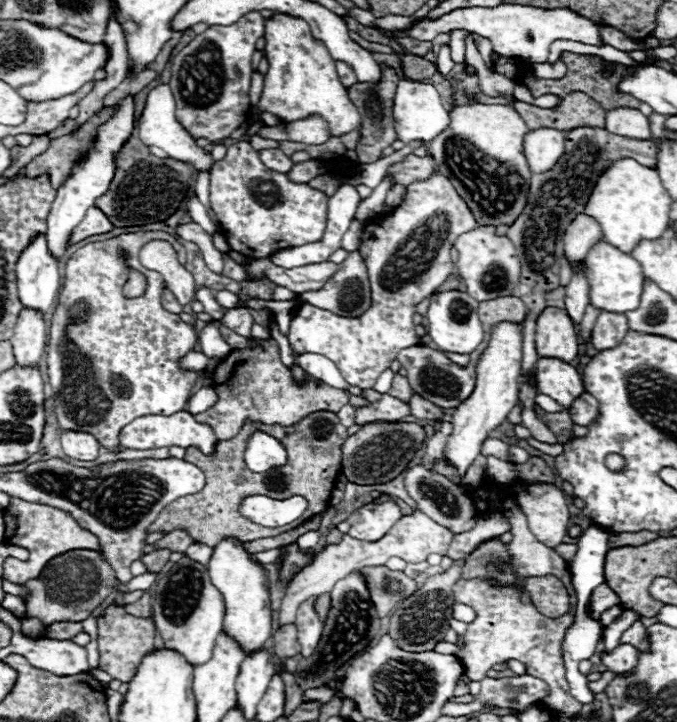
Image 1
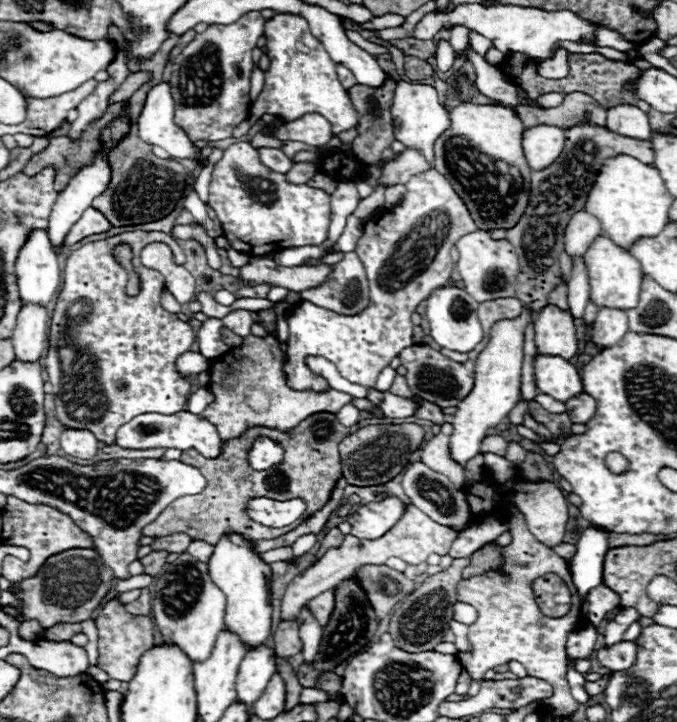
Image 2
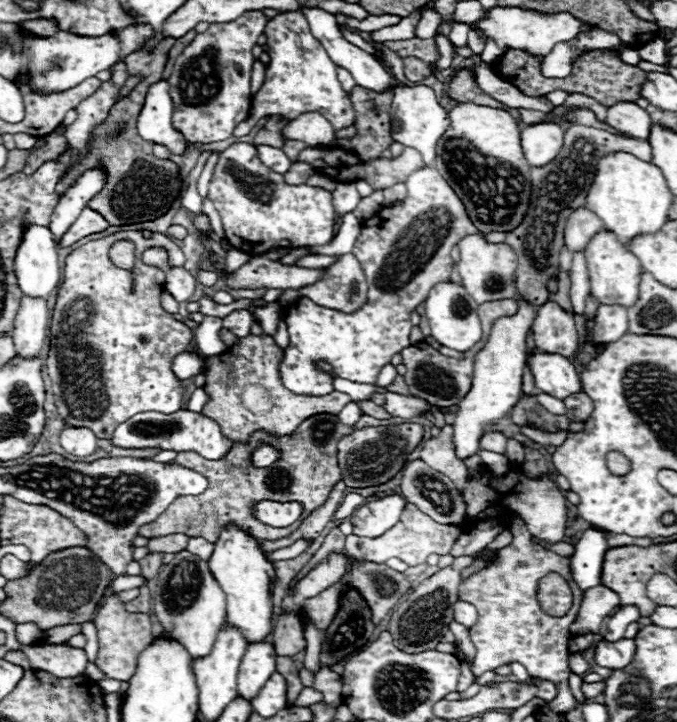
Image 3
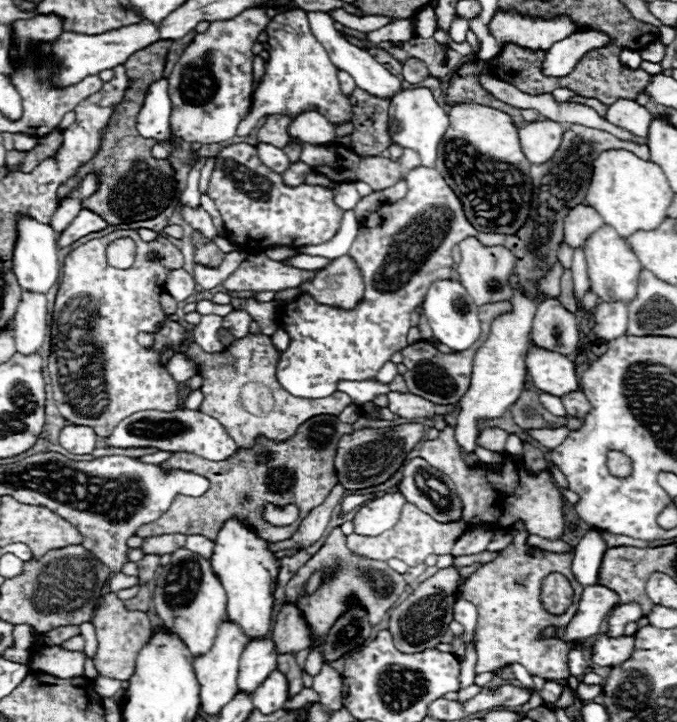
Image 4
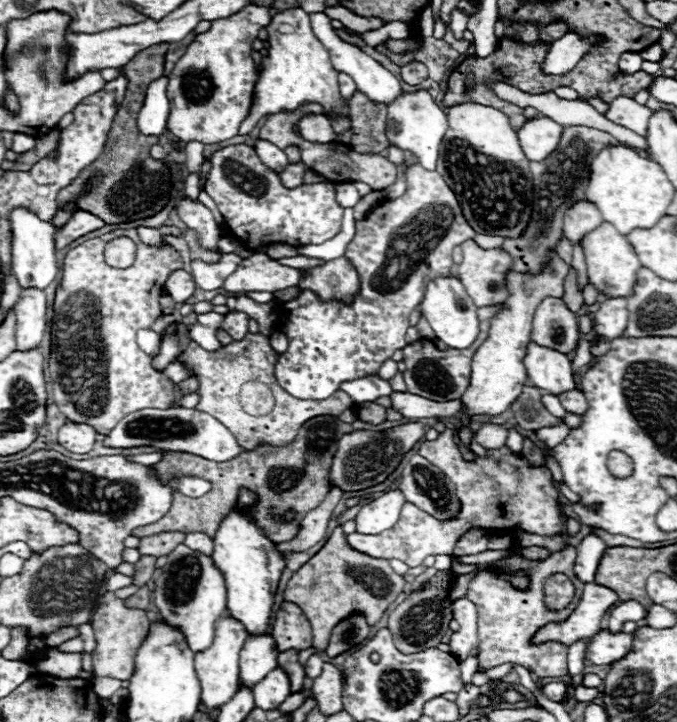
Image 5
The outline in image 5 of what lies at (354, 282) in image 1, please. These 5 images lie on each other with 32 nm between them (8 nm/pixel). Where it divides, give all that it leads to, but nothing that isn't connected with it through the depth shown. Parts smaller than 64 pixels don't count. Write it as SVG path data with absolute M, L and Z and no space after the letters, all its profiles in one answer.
M344 256L328 260L322 266L302 270L302 274L304 276L300 278L298 288L314 290L314 294L318 294L322 300L342 300L348 304L360 290L358 274Z

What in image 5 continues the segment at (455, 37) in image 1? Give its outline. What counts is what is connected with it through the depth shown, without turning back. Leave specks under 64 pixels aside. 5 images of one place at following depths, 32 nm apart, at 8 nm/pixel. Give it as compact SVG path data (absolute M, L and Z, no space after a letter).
M454 8L452 10L452 20L450 20L450 30L454 32L456 39L463 39L464 31L467 29L468 16L460 10L460 8Z

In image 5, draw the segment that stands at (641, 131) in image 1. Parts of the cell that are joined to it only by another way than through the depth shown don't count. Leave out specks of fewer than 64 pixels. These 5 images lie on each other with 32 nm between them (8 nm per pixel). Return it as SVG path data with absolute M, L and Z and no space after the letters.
M618 96L614 102L610 102L606 118L618 122L620 126L626 126L628 130L634 130L636 134L646 136L650 114L652 110L644 104L638 104L634 98Z

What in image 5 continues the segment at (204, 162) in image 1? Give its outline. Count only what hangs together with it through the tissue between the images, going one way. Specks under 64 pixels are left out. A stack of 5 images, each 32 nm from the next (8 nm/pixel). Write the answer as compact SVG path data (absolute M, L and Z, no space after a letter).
M162 76L148 86L146 102L138 114L138 128L142 134L154 134L154 136L164 134L170 108L170 102L166 98L166 86L168 86L168 76Z

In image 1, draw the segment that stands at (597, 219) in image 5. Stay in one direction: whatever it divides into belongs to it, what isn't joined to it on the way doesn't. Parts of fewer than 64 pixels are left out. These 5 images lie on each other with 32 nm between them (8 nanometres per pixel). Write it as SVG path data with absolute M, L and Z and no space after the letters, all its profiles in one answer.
M582 212L570 222L564 234L564 254L570 260L572 268L576 268L578 262L584 262L590 246L594 246L594 242L598 242L600 238L602 238L600 224L594 222L592 216Z

